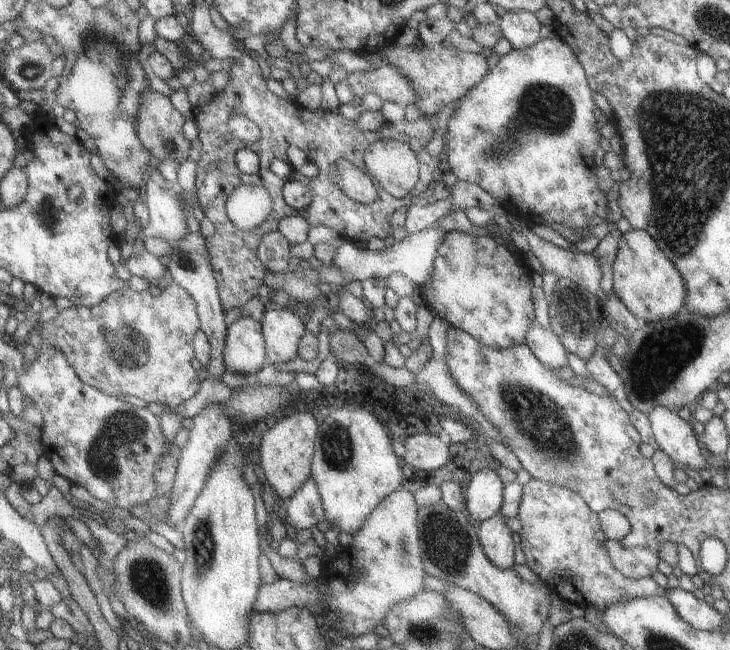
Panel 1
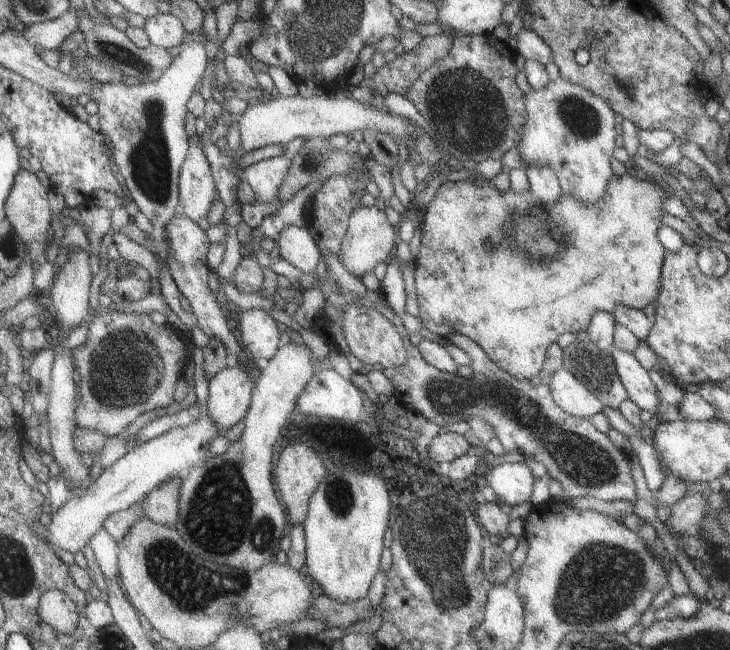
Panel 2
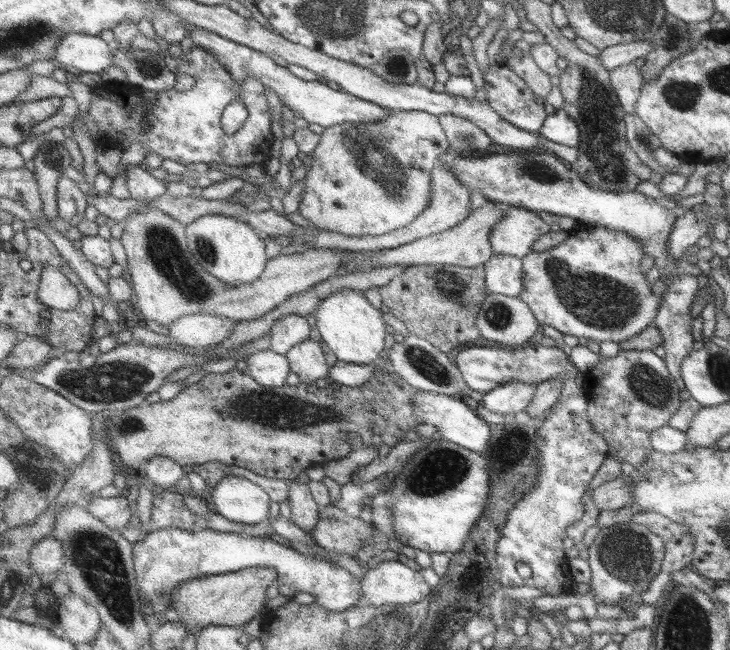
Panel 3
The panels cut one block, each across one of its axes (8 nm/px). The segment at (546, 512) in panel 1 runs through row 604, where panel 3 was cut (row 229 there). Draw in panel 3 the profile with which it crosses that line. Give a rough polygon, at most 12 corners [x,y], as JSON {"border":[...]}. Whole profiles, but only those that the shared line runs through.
{"border":[[581,225],[520,258],[539,326],[623,342],[658,296],[628,234]]}

